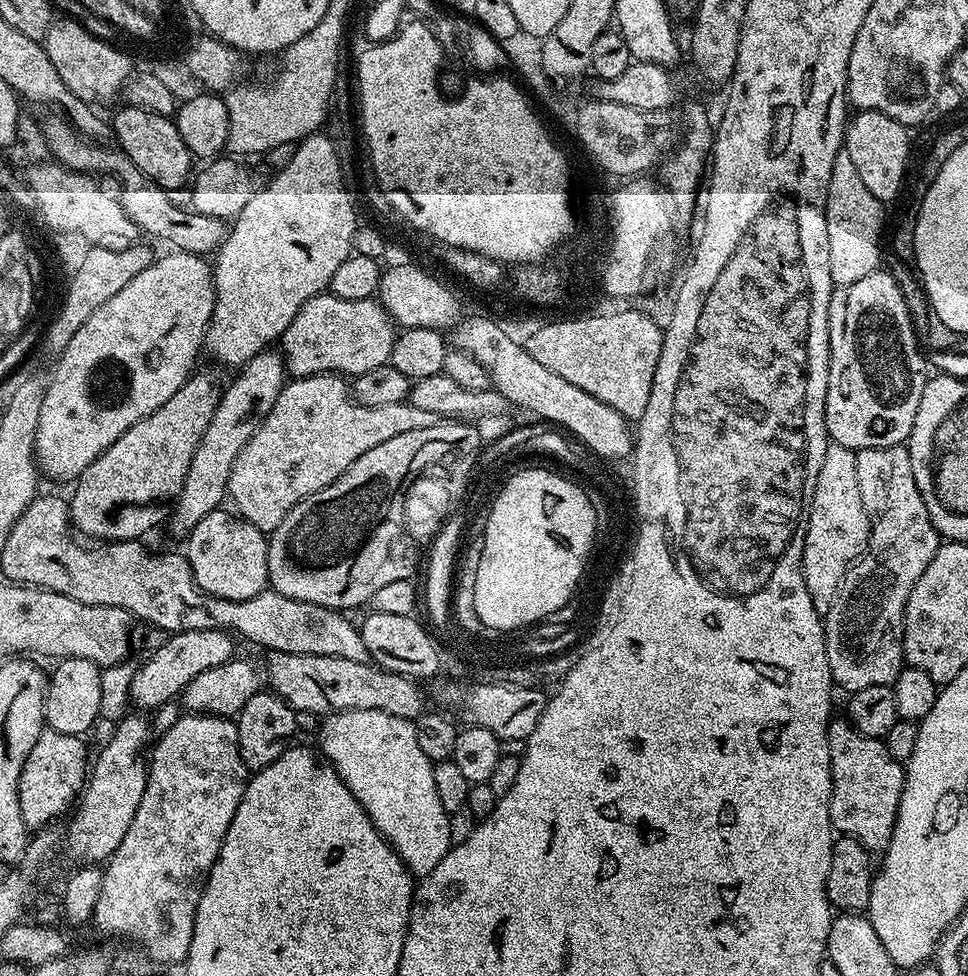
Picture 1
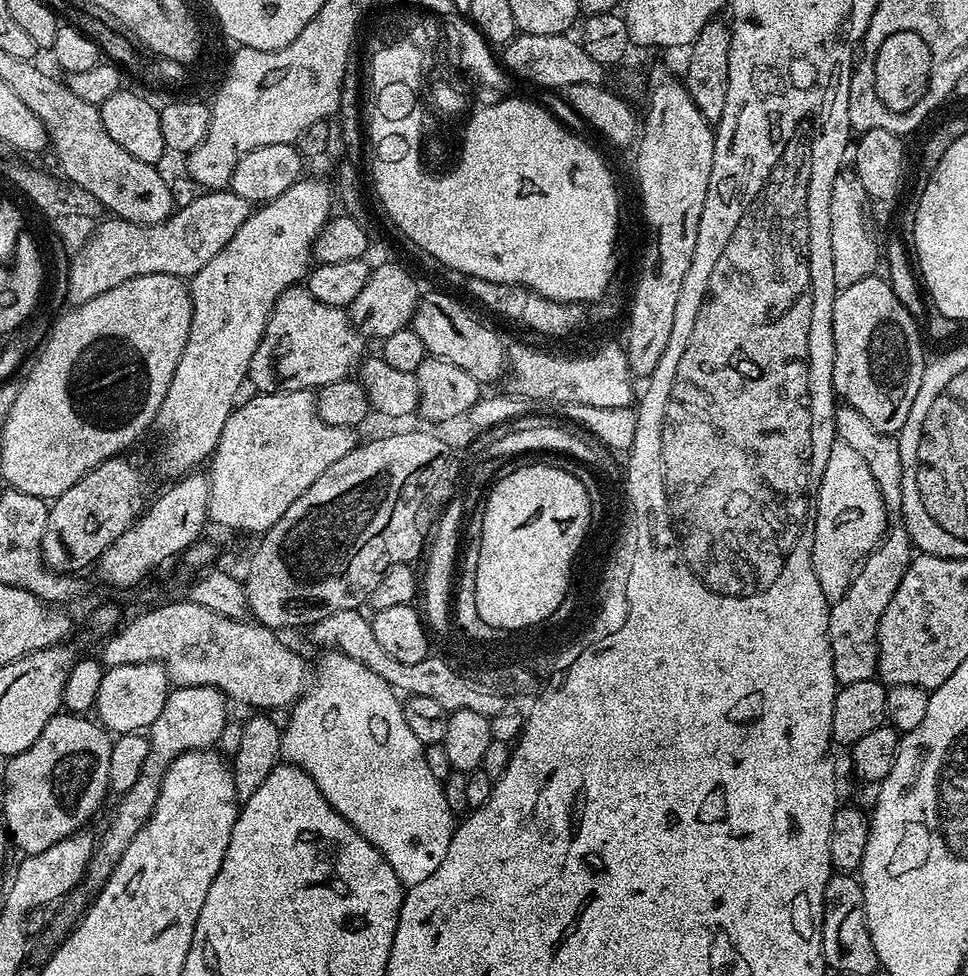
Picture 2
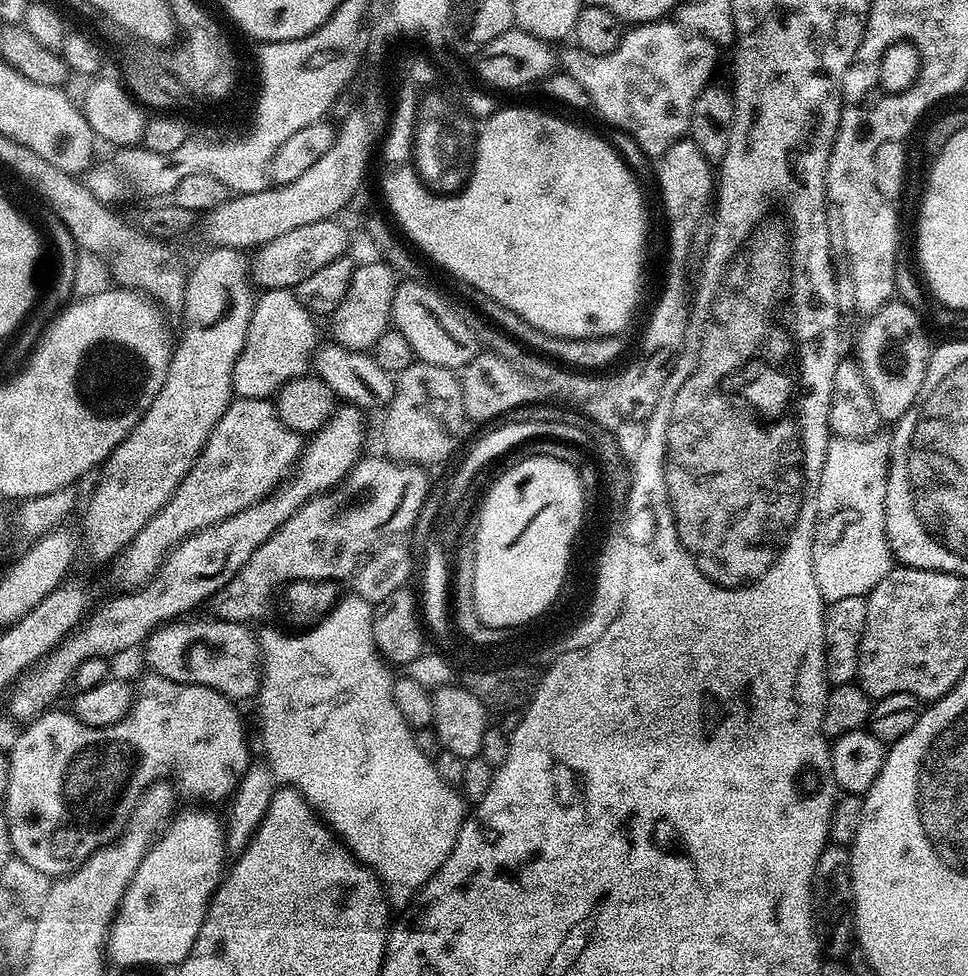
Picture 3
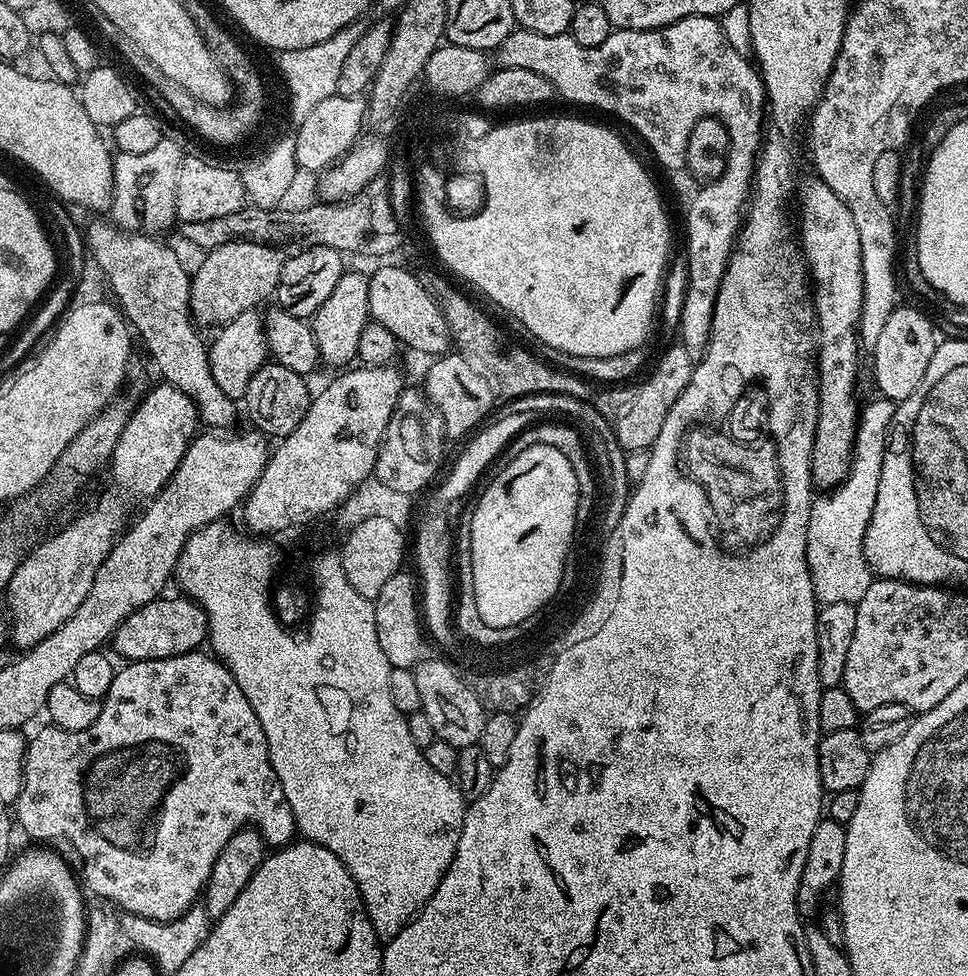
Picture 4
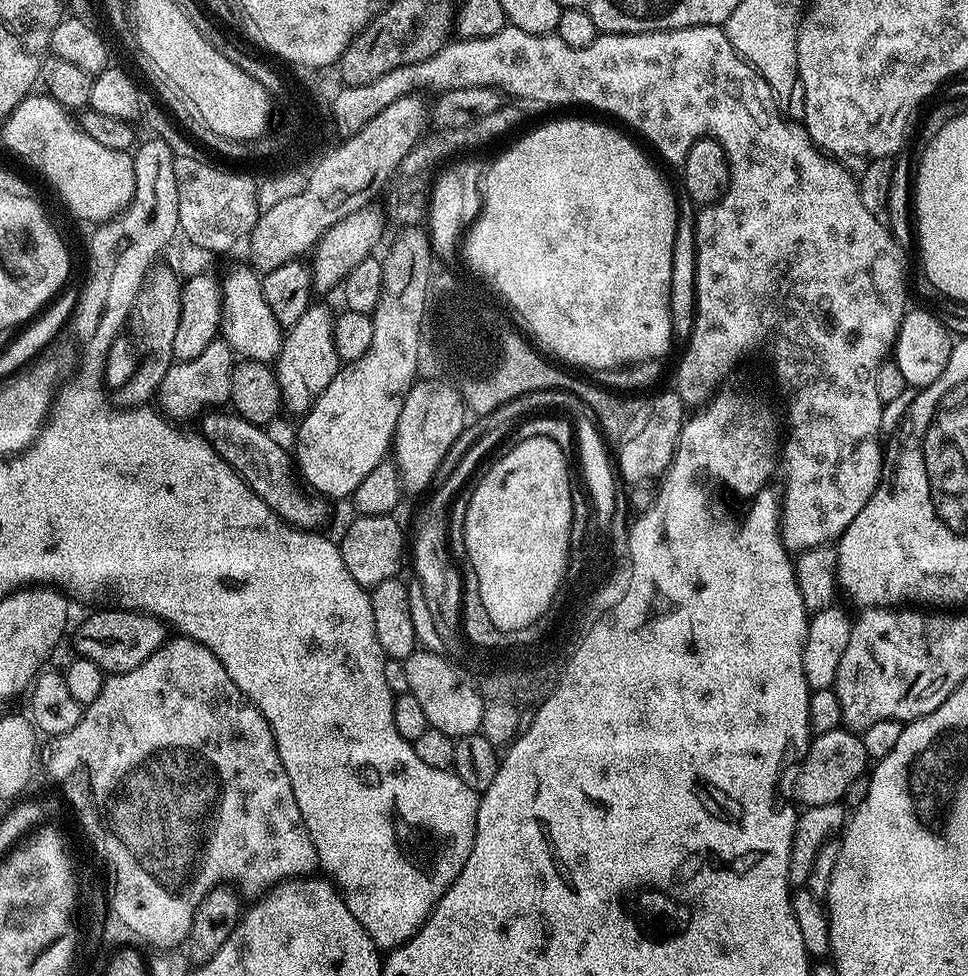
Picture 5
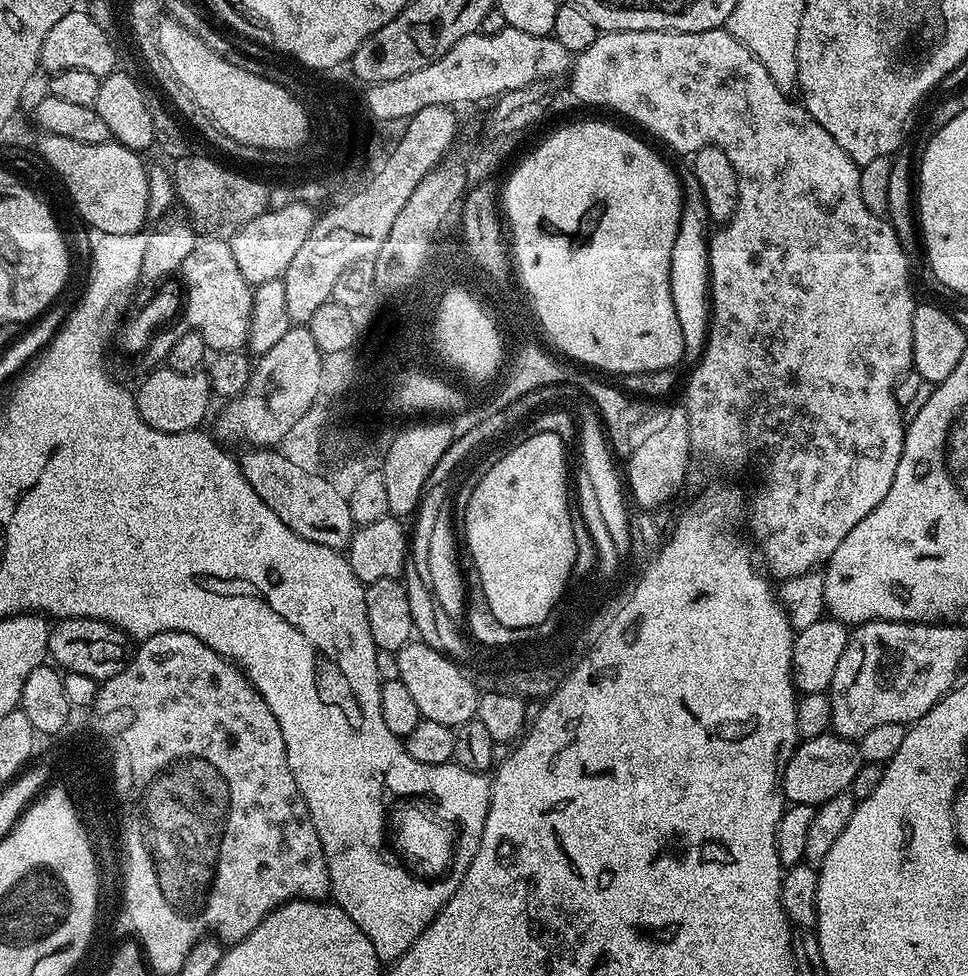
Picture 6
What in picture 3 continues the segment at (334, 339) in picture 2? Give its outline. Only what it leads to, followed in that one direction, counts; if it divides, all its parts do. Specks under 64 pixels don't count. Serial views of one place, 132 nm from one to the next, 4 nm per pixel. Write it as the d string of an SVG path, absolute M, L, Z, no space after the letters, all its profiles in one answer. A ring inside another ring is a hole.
M287 288L261 291L252 305L242 354L238 354L238 362L234 362L233 393L242 400L266 400L275 397L286 382L305 375L322 340L316 320L295 291Z

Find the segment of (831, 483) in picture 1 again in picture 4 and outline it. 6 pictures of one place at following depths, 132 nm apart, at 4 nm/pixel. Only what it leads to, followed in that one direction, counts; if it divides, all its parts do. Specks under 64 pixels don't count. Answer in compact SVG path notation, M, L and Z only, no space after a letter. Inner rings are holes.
M875 398L860 409L857 425L856 446L852 451L852 465L848 477L835 488L825 491L813 499L810 518L806 526L806 562L810 570L810 582L821 605L834 602L856 604L870 590L874 573L864 557L866 526L870 526L870 514L874 510L874 498L878 498L878 482L882 478L884 452L888 448L888 434L892 431L892 419L896 413L897 401Z

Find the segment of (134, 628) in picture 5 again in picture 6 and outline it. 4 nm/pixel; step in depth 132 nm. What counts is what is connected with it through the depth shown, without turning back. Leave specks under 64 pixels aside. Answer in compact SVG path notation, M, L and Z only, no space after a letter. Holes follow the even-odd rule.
M85 616L57 619L48 633L48 654L57 669L65 673L86 674L98 682L117 676L128 664L133 651L130 638L122 629Z

